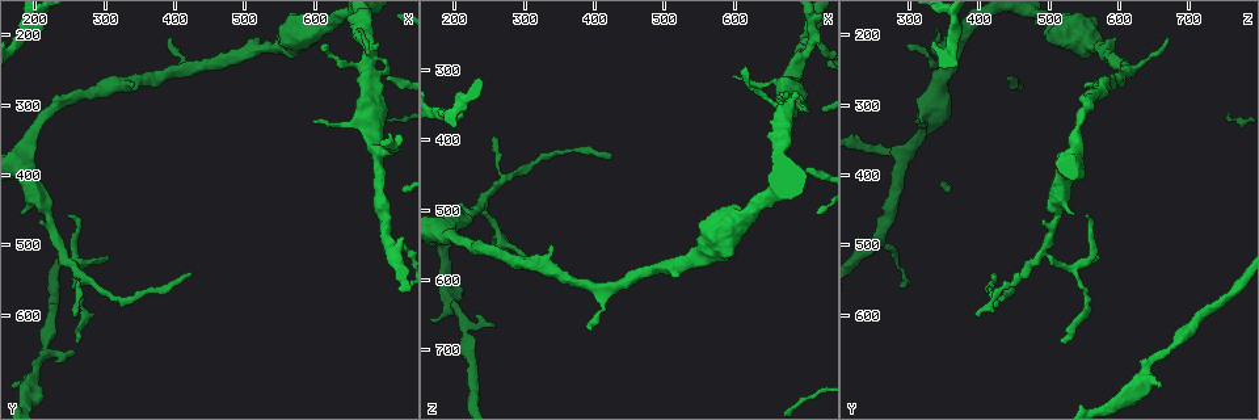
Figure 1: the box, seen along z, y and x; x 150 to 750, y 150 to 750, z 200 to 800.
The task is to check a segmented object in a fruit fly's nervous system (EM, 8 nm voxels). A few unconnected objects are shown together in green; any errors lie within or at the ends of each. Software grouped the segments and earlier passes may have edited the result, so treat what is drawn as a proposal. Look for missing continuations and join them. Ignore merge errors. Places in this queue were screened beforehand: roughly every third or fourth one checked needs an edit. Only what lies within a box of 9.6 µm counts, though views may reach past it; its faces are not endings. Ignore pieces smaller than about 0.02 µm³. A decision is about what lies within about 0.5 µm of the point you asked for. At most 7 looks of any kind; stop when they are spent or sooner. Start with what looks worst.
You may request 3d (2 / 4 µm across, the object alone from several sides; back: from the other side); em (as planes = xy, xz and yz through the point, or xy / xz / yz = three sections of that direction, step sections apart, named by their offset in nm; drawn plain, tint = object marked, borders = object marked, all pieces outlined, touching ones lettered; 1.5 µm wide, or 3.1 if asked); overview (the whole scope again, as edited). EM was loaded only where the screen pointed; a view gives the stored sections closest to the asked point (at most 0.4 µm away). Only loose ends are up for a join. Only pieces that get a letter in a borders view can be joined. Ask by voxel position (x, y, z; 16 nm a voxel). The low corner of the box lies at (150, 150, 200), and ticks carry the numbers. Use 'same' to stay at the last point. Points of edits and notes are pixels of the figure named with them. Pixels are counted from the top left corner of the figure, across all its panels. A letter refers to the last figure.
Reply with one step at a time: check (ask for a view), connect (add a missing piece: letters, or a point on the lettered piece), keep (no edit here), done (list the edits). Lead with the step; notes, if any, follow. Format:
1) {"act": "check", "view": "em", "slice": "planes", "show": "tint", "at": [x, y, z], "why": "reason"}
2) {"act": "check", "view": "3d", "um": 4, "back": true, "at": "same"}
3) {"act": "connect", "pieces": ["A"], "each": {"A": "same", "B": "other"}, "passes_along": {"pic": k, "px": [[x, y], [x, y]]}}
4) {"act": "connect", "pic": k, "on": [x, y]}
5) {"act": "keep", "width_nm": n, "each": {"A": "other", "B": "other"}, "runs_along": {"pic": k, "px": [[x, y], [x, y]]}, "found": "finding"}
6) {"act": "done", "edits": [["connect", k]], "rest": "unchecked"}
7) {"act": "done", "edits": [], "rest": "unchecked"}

{"act": "check", "view": "em", "slice": "planes", "show": "borders", "at": [660, 195, 340], "why": "branch stops here"}

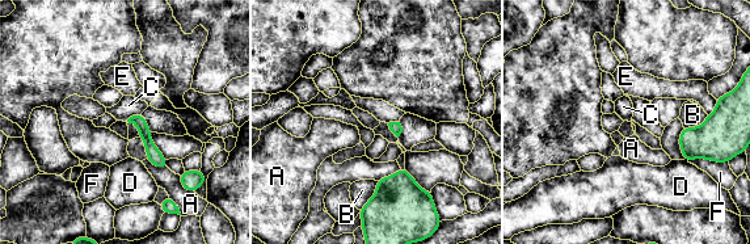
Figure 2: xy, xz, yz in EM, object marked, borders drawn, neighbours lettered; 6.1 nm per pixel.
{"act": "keep", "each": {"A": "other", "B": "other", "C": "other", "D": "other", "E": "other", "F": "other"}, "found": "none of them fits"}

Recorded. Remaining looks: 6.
{"act": "check", "view": "em", "slice": "planes", "show": "tint", "at": [420, 545, 425], "why": "long arm stops here"}

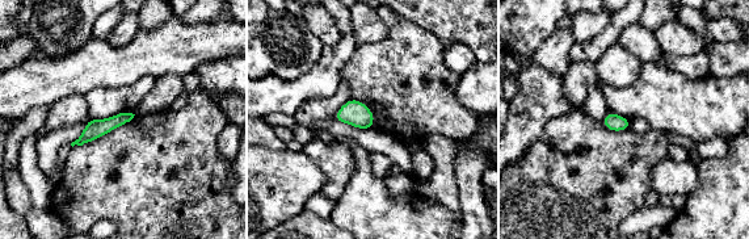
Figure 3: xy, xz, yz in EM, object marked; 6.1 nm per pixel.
{"act": "check", "view": "em", "slice": "planes", "show": "borders", "at": "same", "why": "see the neighbours"}

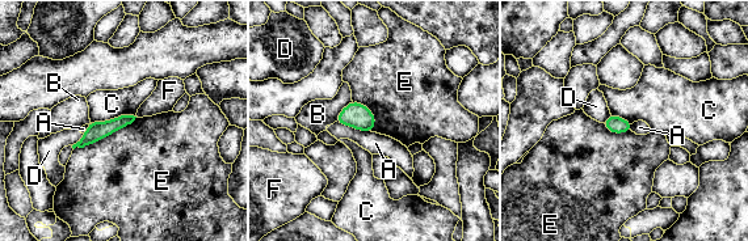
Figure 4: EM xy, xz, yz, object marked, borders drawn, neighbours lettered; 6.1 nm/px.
{"act": "keep", "each": {"A": "other", "B": "other", "C": "other", "D": "other", "E": "other", "F": "other"}, "runs_along": {"pic": 4, "px": [[130, 118], [97, 130], [82, 143]]}, "found": "no lettered piece goes on from it"}

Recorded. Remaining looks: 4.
{"act": "check", "view": "3d", "um": 4, "at": [255, 640, 520], "why": "free end"}

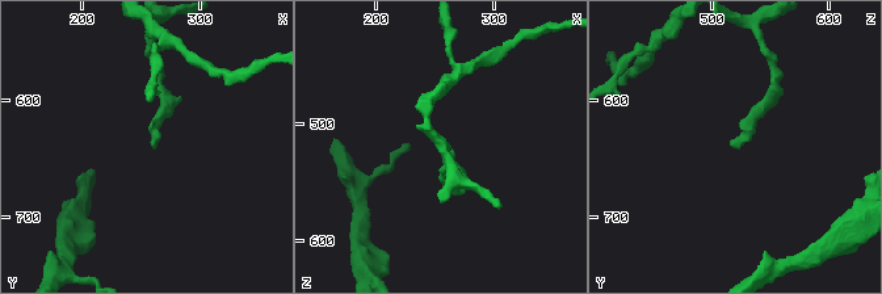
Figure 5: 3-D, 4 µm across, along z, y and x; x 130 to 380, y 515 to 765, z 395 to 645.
{"act": "check", "view": "em", "slice": "planes", "show": "borders", "at": [258, 638, 516], "why": "shape alone is not enough"}

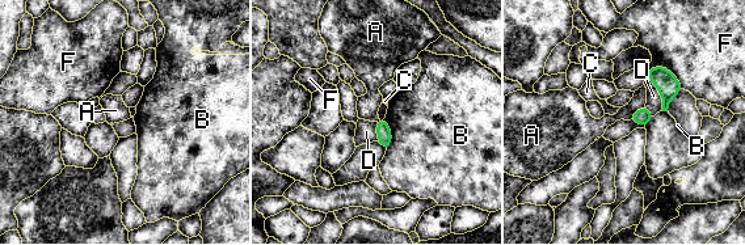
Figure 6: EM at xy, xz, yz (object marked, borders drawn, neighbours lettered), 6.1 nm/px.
{"act": "keep", "each": {"A": "other", "B": "other", "C": "other", "D": "other", "F": "other"}, "border": {"pic": 6, "px": [[644, 105], [628, 119]]}, "found": "none of them fits"}

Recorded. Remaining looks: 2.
{"act": "done", "edits": [], "rest": "unchecked"}

